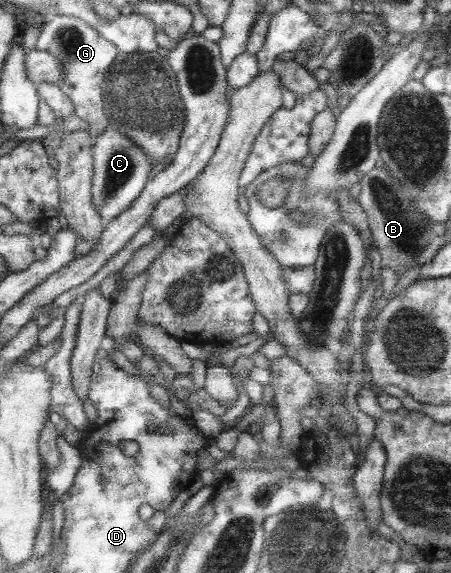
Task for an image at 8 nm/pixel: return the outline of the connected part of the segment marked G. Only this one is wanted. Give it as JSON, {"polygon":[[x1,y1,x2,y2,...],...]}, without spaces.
{"polygon":[[45,17,42,22,41,34,35,50,58,55,65,63,65,83,59,85,64,94,70,97,75,105,75,119,84,125,92,136,93,143,97,137,110,127,110,120,104,107,104,89,106,73,119,58,119,50,86,22,72,17]]}

